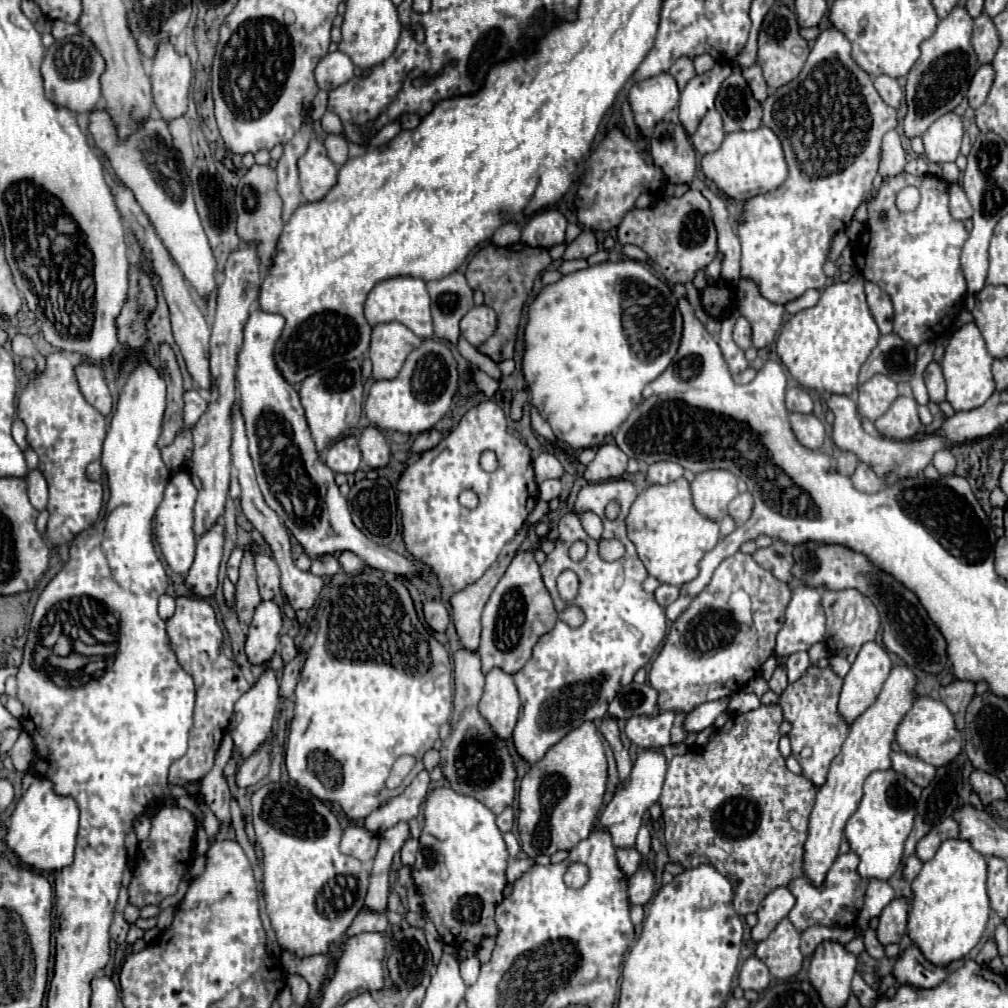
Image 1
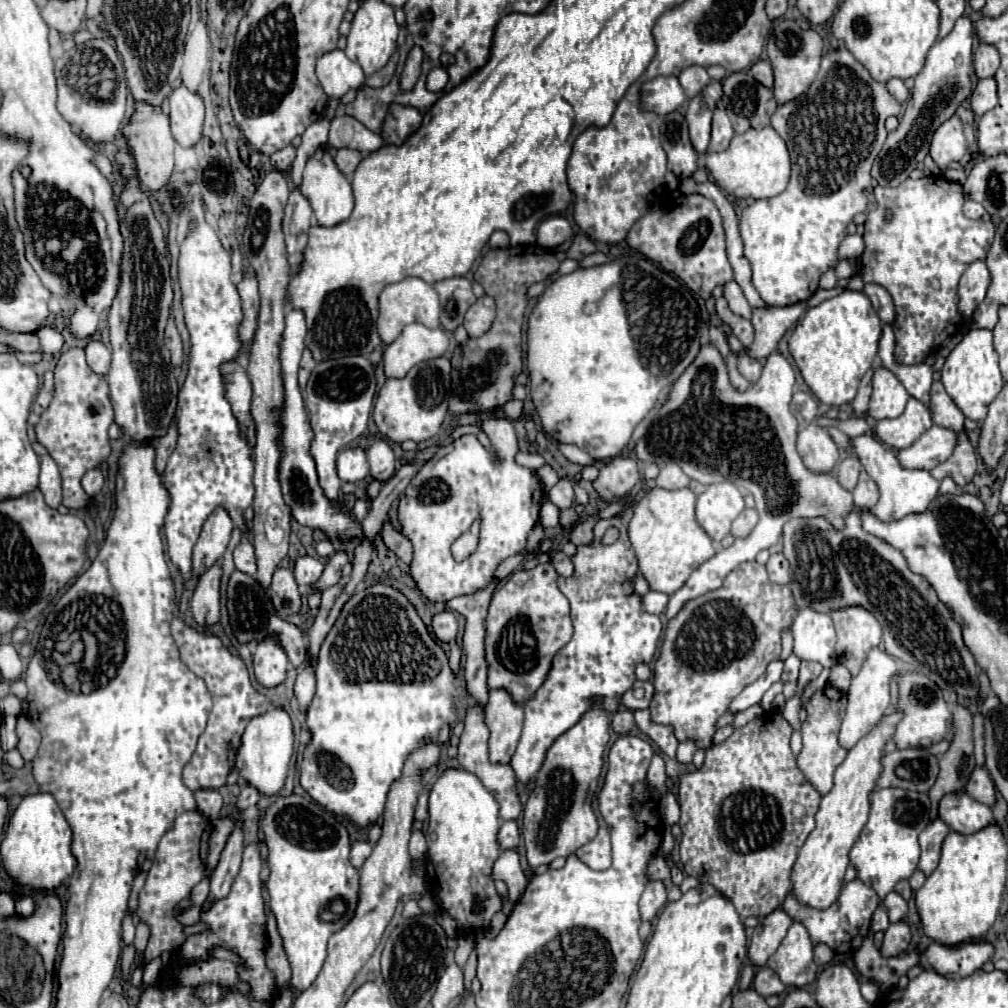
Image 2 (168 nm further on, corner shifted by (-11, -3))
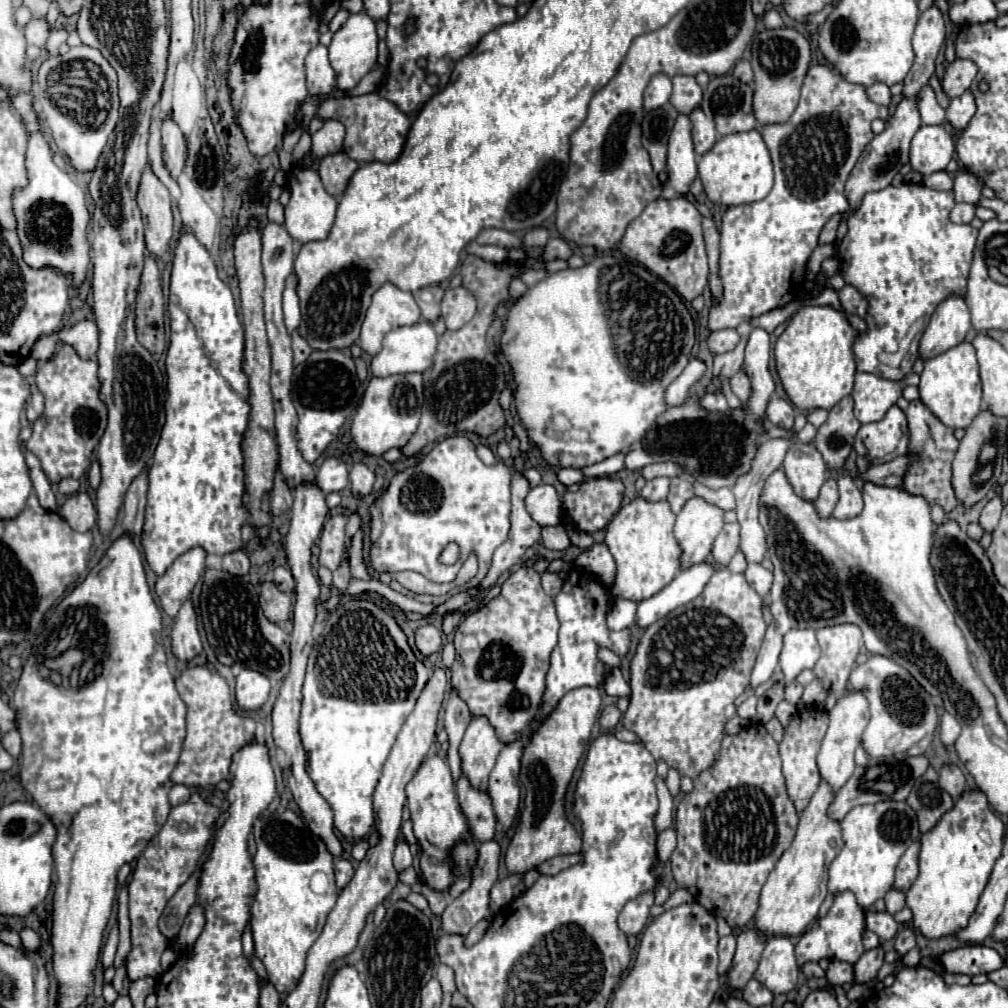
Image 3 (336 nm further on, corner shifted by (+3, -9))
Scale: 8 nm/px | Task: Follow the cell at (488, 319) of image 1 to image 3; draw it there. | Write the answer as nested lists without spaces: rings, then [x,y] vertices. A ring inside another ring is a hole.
[[[465,287],[445,289],[441,301],[441,317],[445,319],[447,329],[459,329],[469,323],[475,315],[475,299]]]

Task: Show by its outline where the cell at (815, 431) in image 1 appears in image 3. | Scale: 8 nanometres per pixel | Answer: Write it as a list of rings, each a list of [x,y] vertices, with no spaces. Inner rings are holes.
[[[793,443],[785,455],[783,467],[793,491],[807,501],[815,501],[827,479],[827,465],[821,453],[813,445]]]

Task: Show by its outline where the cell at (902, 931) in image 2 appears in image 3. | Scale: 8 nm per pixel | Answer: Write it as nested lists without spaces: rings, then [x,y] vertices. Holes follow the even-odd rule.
[[[871,949],[861,955],[861,959],[853,965],[855,971],[855,983],[869,983],[877,977],[877,971],[883,965],[883,949]]]

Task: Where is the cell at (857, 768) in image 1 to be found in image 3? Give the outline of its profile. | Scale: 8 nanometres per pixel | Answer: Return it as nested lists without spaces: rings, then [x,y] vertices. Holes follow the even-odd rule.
[[[823,781],[799,817],[799,827],[791,847],[783,853],[783,857],[771,871],[767,883],[763,885],[759,907],[753,917],[755,929],[759,931],[759,939],[771,939],[773,935],[797,937],[805,931],[811,921],[817,919],[817,911],[827,895],[829,863],[837,857],[837,851],[841,851],[843,847],[841,825],[827,817],[827,807],[833,797],[835,793]]]

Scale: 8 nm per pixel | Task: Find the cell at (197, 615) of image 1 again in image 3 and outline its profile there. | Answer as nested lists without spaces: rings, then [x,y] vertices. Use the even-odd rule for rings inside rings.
[[[207,667],[187,669],[177,679],[177,691],[187,705],[187,737],[183,741],[183,751],[181,751],[179,763],[171,773],[171,781],[187,785],[187,787],[207,787],[207,785],[217,785],[223,779],[229,781],[229,763],[233,761],[233,755],[241,747],[245,747],[245,743],[249,743],[249,739],[255,739],[255,721],[251,717],[245,717],[245,715],[233,711],[229,685],[225,683],[225,679],[221,675],[217,675],[215,671],[209,671]]]

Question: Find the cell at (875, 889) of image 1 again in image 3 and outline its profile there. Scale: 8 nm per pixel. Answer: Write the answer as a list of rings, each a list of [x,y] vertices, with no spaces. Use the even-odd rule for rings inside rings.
[[[867,913],[867,927],[875,927],[881,941],[889,941],[897,935],[897,921],[889,913]]]

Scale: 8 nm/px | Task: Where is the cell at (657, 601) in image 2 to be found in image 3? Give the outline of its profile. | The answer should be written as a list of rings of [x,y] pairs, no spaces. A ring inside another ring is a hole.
[[[617,599],[607,613],[607,627],[611,631],[621,631],[629,629],[635,625],[635,613],[637,613],[637,603],[627,601],[627,599]]]

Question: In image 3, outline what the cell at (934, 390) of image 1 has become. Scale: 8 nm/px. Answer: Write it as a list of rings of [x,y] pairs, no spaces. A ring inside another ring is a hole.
[[[911,401],[909,409],[905,411],[909,423],[909,453],[917,455],[911,461],[903,475],[901,489],[909,491],[911,495],[921,495],[929,505],[941,505],[945,513],[957,507],[957,499],[951,487],[951,461],[959,447],[959,441],[953,435],[953,429],[943,425],[921,401]]]

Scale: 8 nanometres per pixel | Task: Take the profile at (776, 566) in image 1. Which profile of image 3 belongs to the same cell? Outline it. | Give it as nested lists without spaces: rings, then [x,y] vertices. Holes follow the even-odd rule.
[[[757,563],[749,565],[749,567],[745,569],[745,579],[747,579],[747,583],[749,583],[761,597],[767,597],[767,595],[769,595],[769,589],[771,589],[771,583],[773,583],[773,575],[771,575],[765,567],[761,567],[761,565],[757,565]]]

